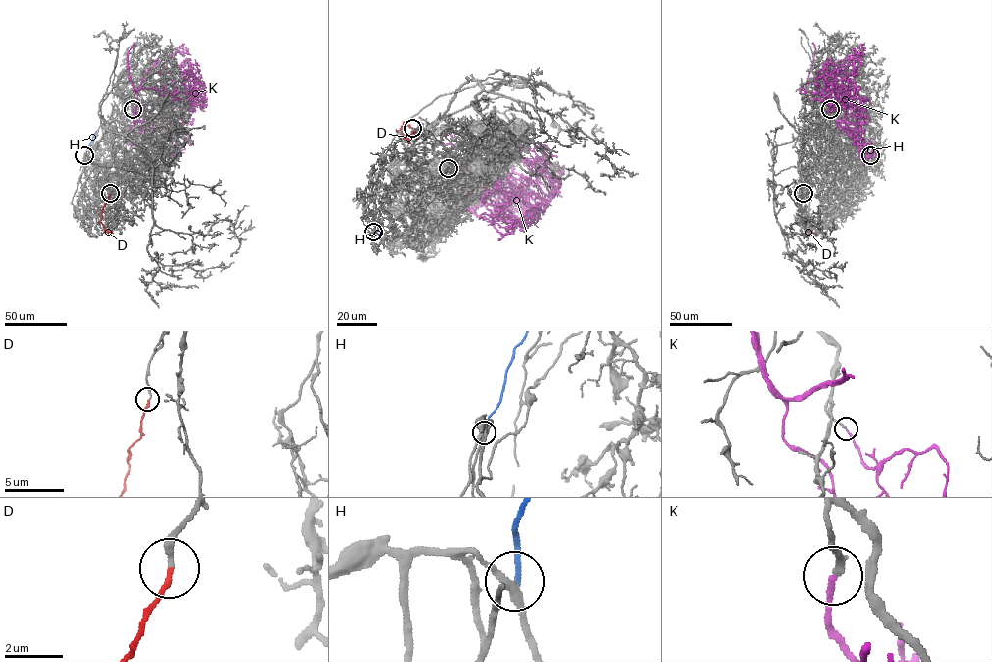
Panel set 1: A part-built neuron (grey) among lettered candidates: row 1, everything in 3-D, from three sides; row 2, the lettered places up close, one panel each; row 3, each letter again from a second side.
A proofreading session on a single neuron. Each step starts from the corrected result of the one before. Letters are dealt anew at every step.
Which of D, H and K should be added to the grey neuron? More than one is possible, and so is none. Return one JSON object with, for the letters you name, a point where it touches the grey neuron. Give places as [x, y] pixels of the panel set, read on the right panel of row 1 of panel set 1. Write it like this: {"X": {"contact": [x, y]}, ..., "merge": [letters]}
{"D": {"contact": [803, 193]}, "merge": ["D"]}

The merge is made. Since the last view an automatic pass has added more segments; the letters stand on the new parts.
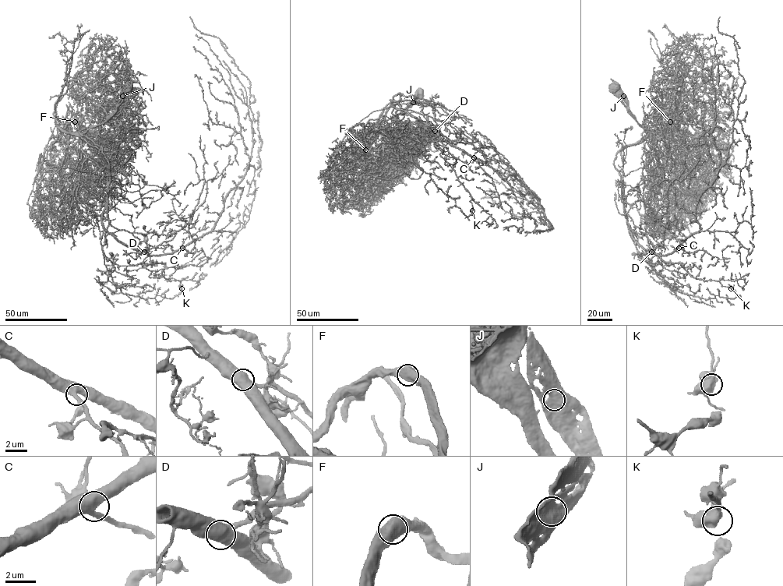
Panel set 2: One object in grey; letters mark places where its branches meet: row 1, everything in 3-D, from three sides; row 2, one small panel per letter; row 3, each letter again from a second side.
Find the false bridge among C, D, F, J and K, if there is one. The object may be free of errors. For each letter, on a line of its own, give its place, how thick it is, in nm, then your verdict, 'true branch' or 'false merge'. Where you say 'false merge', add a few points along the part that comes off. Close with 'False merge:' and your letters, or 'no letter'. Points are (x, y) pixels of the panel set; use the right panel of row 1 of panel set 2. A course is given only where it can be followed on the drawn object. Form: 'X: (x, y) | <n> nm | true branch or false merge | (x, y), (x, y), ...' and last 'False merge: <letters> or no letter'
C: (678, 248) | 650 nm | true branch
D: (651, 252) | 800 nm | true branch
F: (670, 121) | 600 nm | true branch
J: (623, 96) | 850 nm | false merge | (623, 96), (655, 132), (614, 160), (627, 226), (665, 255), (700, 229), (732, 142), (744, 80), (720, 16)
K: (731, 288) | 650 nm | true branch
False merge: J

